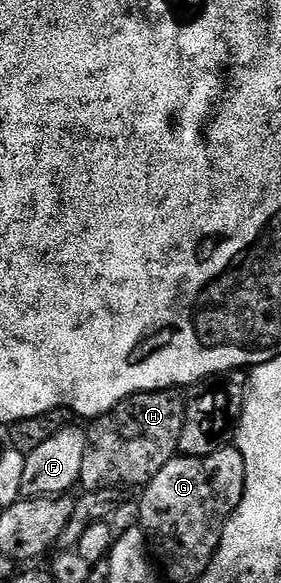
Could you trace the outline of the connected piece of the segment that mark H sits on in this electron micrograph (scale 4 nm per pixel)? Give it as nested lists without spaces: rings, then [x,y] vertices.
[[[164,390],[161,392],[138,392],[129,398],[125,398],[121,402],[117,402],[117,406],[113,406],[113,410],[109,410],[103,416],[96,416],[90,421],[91,428],[88,427],[86,429],[87,441],[85,442],[85,459],[81,461],[81,474],[79,475],[79,484],[81,485],[83,492],[100,492],[106,488],[123,488],[124,486],[128,486],[127,484],[139,484],[138,486],[145,486],[148,482],[150,482],[150,480],[152,480],[153,477],[157,475],[157,473],[161,470],[161,466],[165,466],[171,460],[175,459],[177,453],[179,452],[179,439],[181,438],[181,430],[183,429],[183,423],[185,422],[185,400],[182,395],[179,397],[177,393],[178,391],[175,390]]]

